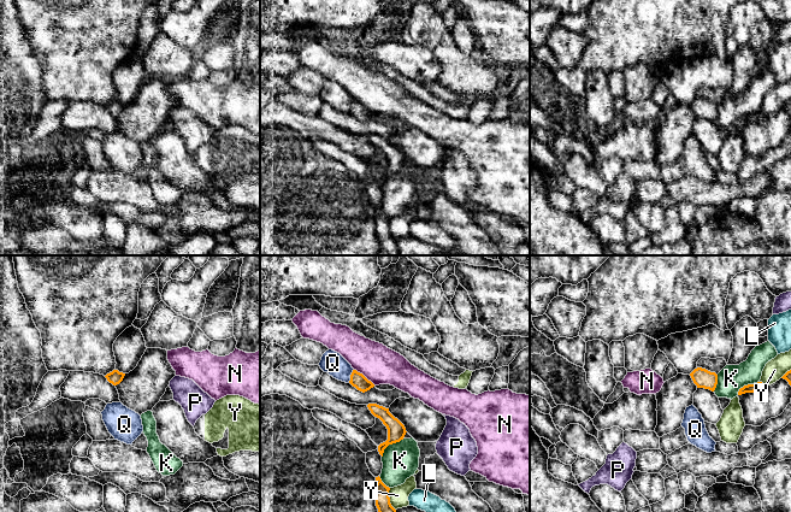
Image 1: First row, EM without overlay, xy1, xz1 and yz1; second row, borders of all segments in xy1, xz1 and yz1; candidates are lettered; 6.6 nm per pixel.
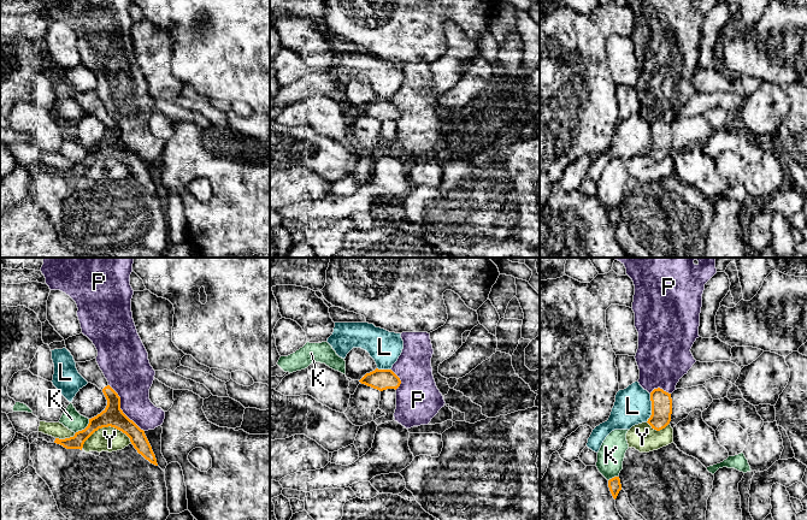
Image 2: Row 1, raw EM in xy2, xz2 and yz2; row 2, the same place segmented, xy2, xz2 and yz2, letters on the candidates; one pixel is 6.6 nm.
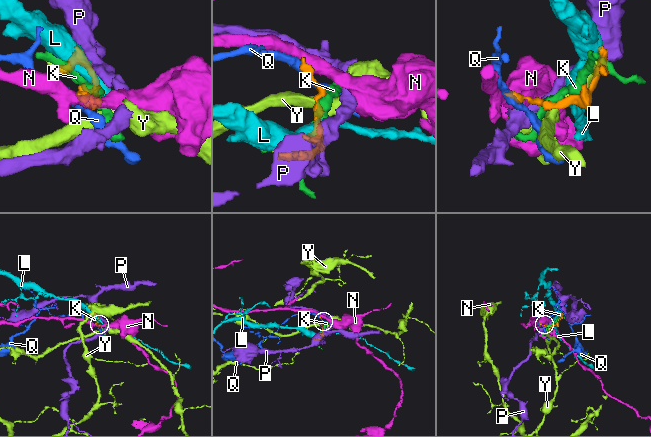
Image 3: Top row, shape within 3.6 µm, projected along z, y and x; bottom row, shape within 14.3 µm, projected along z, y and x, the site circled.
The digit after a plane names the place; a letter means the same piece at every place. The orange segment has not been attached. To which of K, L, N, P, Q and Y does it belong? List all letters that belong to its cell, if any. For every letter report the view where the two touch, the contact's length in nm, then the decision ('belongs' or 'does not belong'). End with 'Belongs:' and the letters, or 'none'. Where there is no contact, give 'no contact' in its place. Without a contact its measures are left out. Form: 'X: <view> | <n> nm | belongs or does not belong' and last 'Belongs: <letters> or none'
K: xz1 | 200 nm | does not belong
L: yz2 | 190 nm | does not belong
N: xz1 | 180 nm | does not belong
P: xy2 | 400 nm | does not belong
Q: xz1 | 100 nm | does not belong
Y: xy2 | 340 nm | does not belong
Belongs: none

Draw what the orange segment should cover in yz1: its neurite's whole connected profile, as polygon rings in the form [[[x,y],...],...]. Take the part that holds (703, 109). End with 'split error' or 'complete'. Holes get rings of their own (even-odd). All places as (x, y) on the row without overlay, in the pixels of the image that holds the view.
[[[697,98],[690,104],[690,106],[697,118],[709,119],[712,122],[715,120],[718,114],[718,105],[715,102]]]; complete

